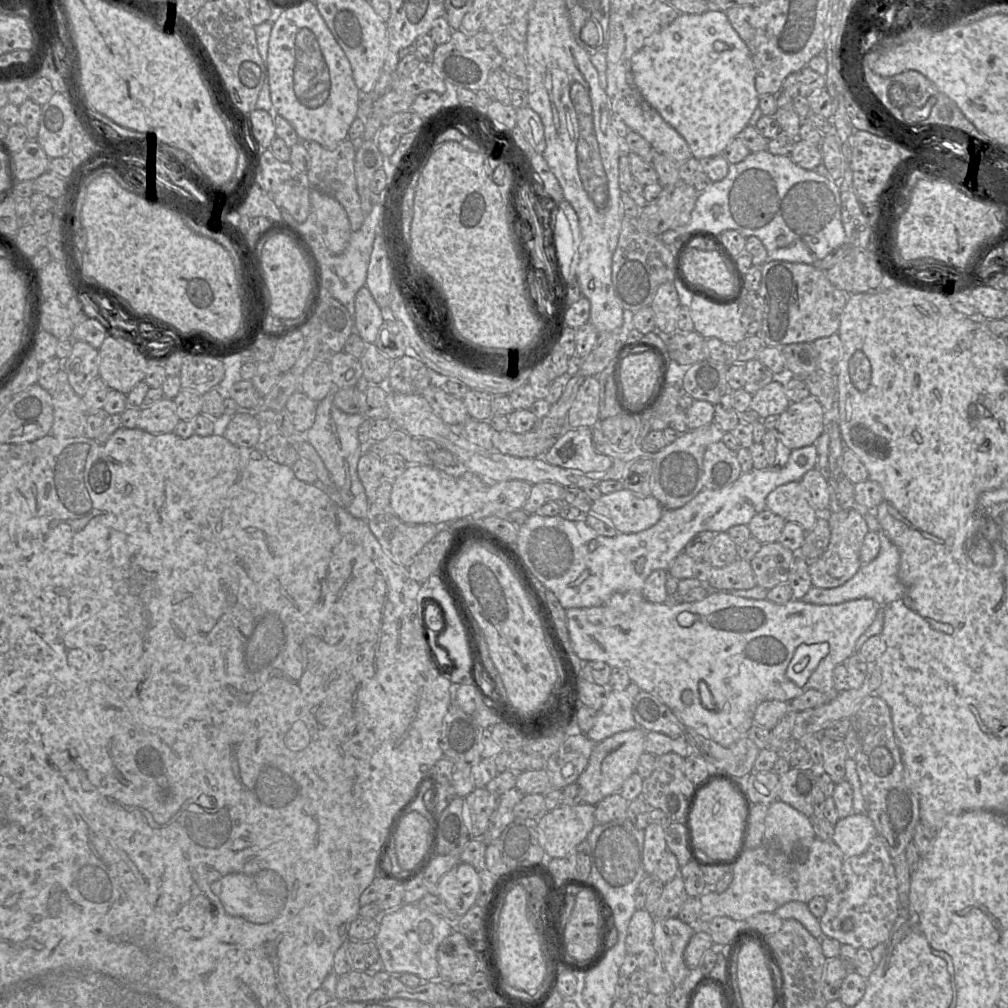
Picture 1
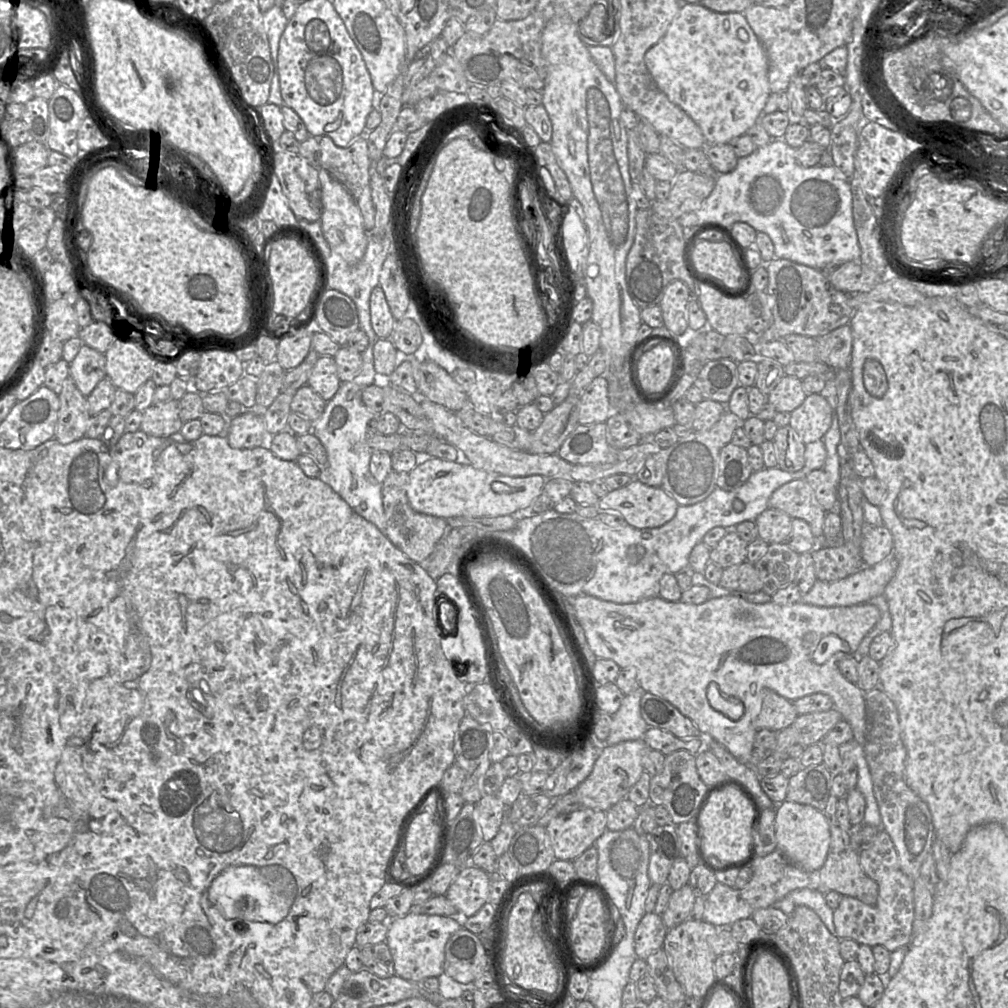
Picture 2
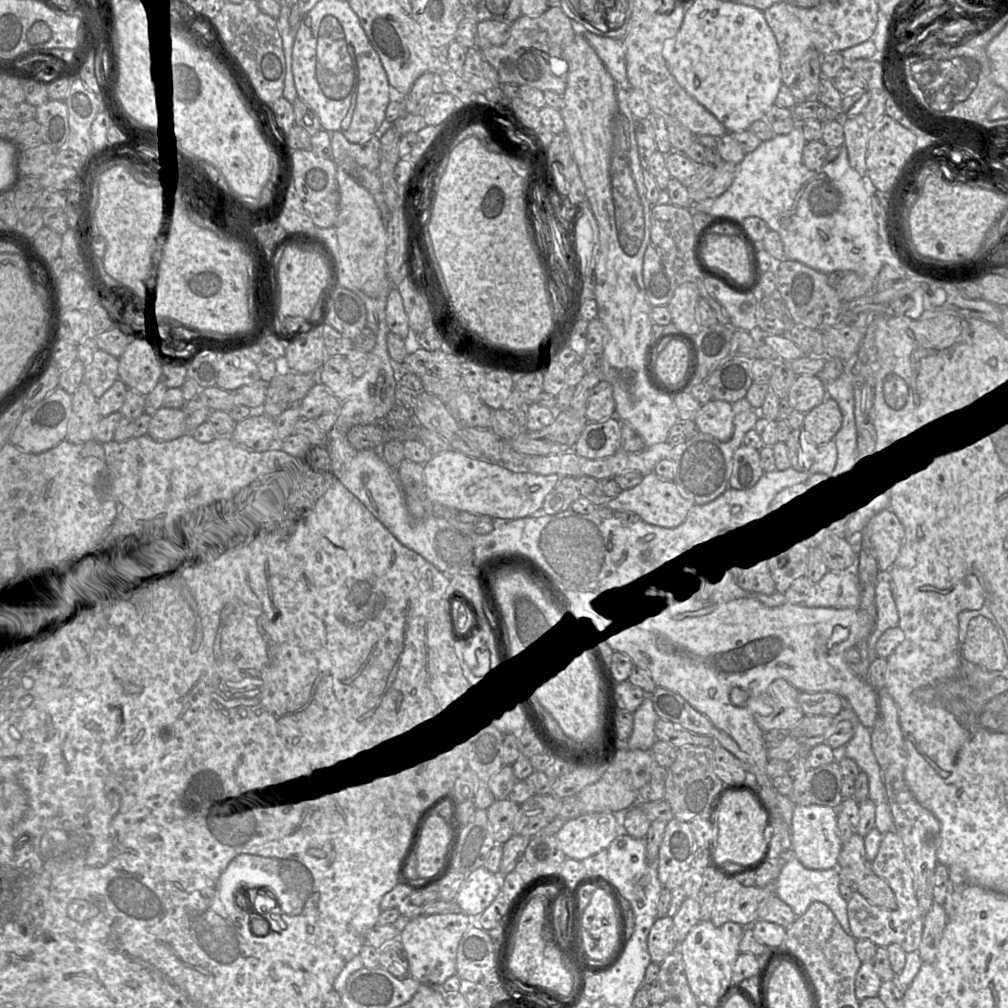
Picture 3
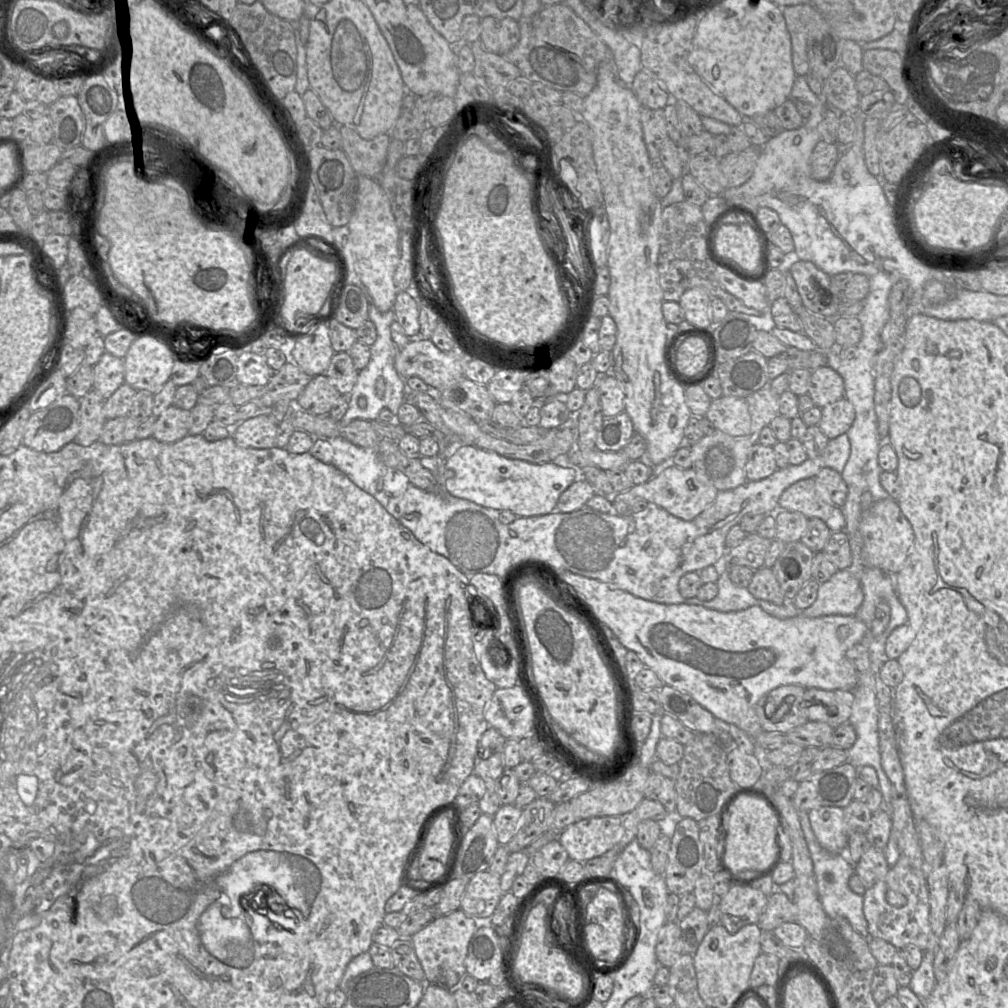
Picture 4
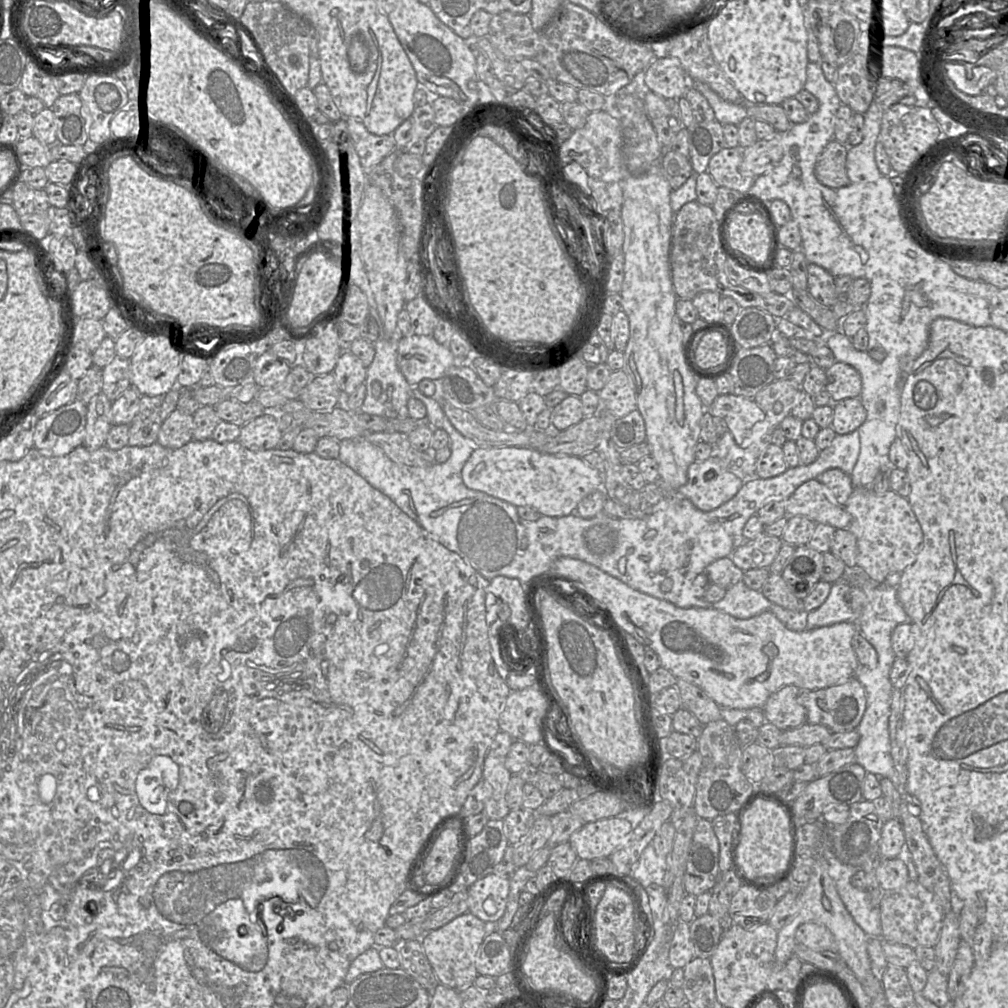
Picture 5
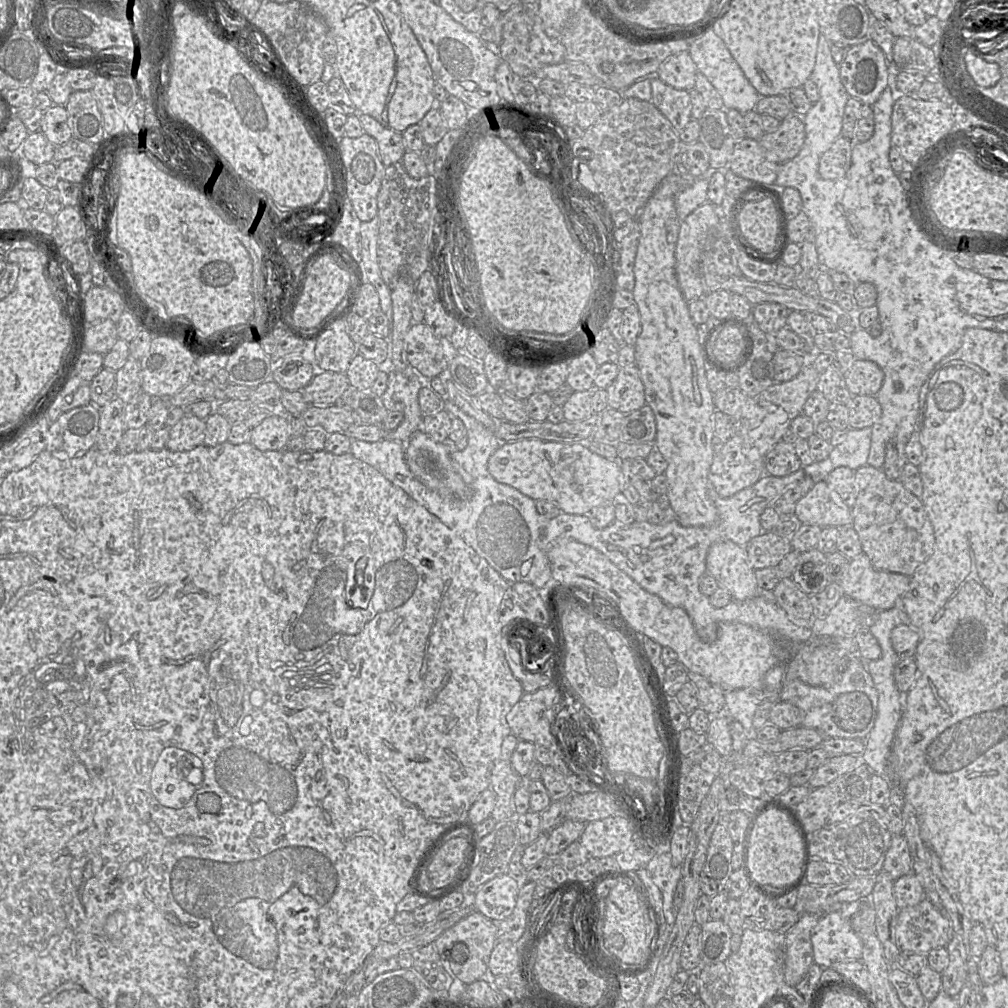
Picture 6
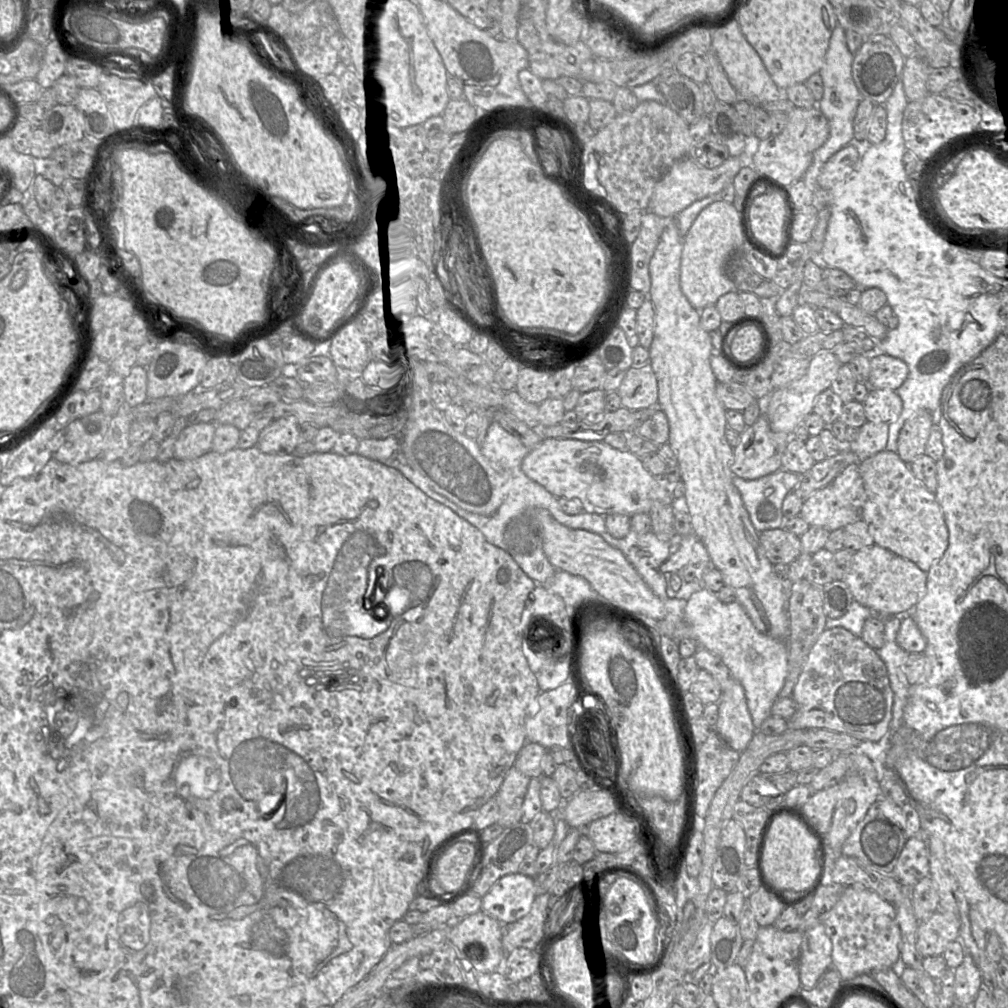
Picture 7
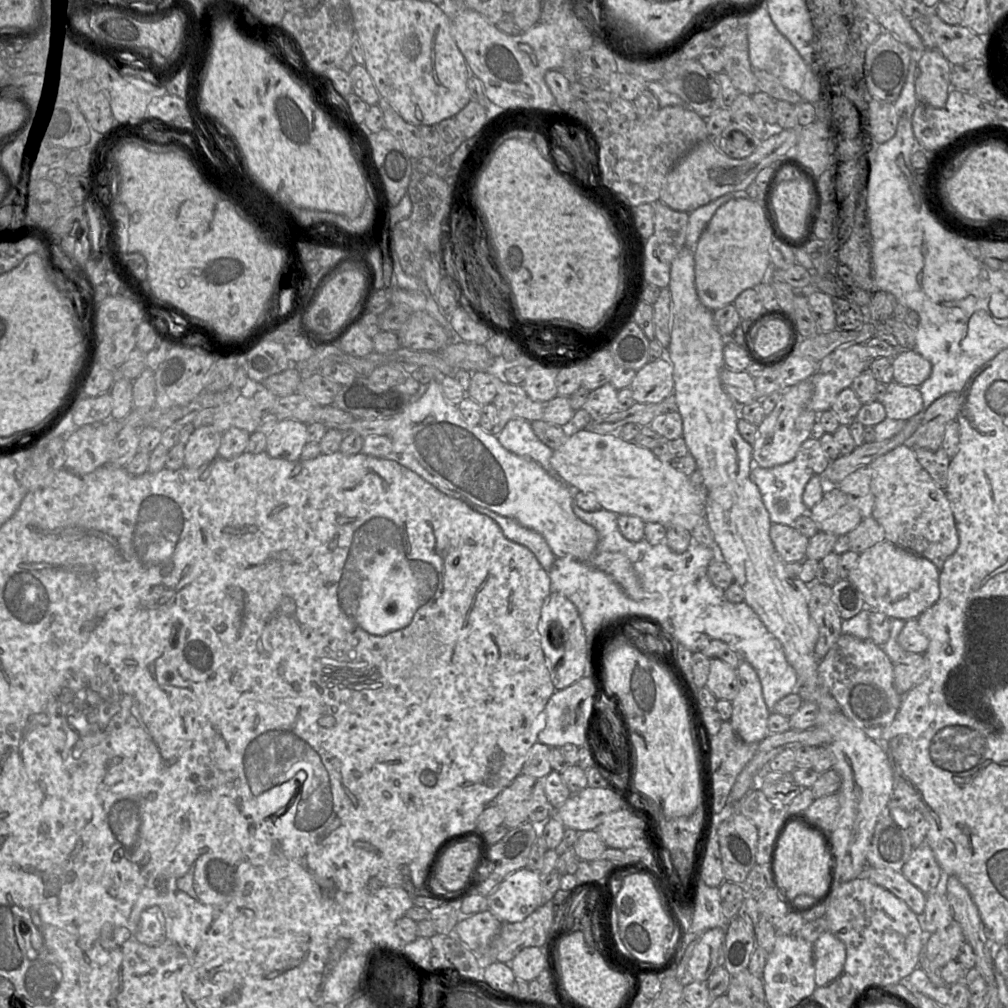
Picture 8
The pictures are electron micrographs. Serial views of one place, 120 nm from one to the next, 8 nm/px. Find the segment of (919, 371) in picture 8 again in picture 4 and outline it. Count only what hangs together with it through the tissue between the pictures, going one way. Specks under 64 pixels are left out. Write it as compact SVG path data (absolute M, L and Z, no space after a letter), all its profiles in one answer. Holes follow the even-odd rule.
M828 365L813 370L808 395L818 408L836 402L845 397L843 378Z

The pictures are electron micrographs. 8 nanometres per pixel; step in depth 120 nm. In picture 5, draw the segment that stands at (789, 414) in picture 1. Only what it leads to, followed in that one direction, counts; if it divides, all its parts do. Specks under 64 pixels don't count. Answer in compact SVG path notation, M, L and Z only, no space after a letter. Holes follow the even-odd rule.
M859 397L847 398L833 406L831 428L837 435L857 430L866 420L867 412Z

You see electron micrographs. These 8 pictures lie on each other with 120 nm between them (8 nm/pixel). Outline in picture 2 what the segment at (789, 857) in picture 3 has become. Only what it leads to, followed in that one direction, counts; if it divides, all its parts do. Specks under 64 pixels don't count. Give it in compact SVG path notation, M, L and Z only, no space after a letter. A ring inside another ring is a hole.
M801 888L788 893L773 906L788 915L799 906L807 906L814 910L826 927L835 934L833 922L834 910L826 903L825 893L809 888Z

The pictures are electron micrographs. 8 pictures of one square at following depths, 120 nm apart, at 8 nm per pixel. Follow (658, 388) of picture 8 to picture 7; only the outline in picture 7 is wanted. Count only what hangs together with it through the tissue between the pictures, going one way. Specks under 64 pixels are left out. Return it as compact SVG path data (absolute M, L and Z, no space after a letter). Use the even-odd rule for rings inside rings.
M650 364L630 367L617 390L622 407L630 410L647 408L658 403L658 384Z

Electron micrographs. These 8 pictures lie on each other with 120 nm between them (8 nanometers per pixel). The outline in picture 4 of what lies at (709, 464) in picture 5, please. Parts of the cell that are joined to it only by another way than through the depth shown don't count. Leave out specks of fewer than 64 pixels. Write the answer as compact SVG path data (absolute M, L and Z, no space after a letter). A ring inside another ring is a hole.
M673 464L655 468L655 475L647 482L634 485L630 490L619 493L613 501L616 512L623 515L623 503L642 497L650 504L663 508L682 520L693 520L716 498L718 490L710 482L702 482L693 468L682 469Z

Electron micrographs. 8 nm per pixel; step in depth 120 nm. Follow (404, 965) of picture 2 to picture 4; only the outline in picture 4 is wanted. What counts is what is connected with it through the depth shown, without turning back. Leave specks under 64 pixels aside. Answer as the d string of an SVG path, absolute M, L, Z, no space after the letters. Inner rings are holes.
M461 909L443 916L436 916L428 925L411 937L418 960L426 976L426 984L436 984L448 990L457 988L467 974L465 959L468 945L479 922Z

